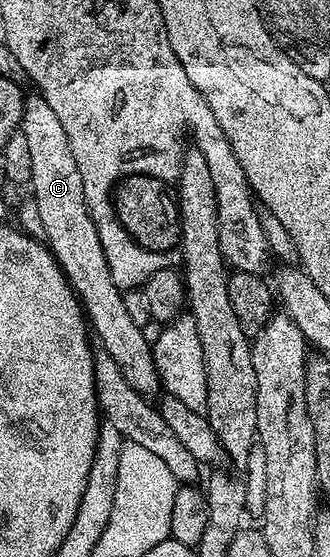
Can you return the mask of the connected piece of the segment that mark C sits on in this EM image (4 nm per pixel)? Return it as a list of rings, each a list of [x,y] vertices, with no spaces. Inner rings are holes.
[[[38,92],[25,95],[19,131],[29,146],[31,180],[28,184],[48,249],[84,307],[86,320],[93,335],[98,336],[101,349],[122,368],[122,376],[126,376],[126,384],[130,384],[134,392],[152,396],[155,390],[161,389],[152,346],[144,338],[142,327],[132,321],[126,310],[123,291],[109,272],[96,226],[85,202],[85,187],[71,151],[69,136],[50,104]]]

